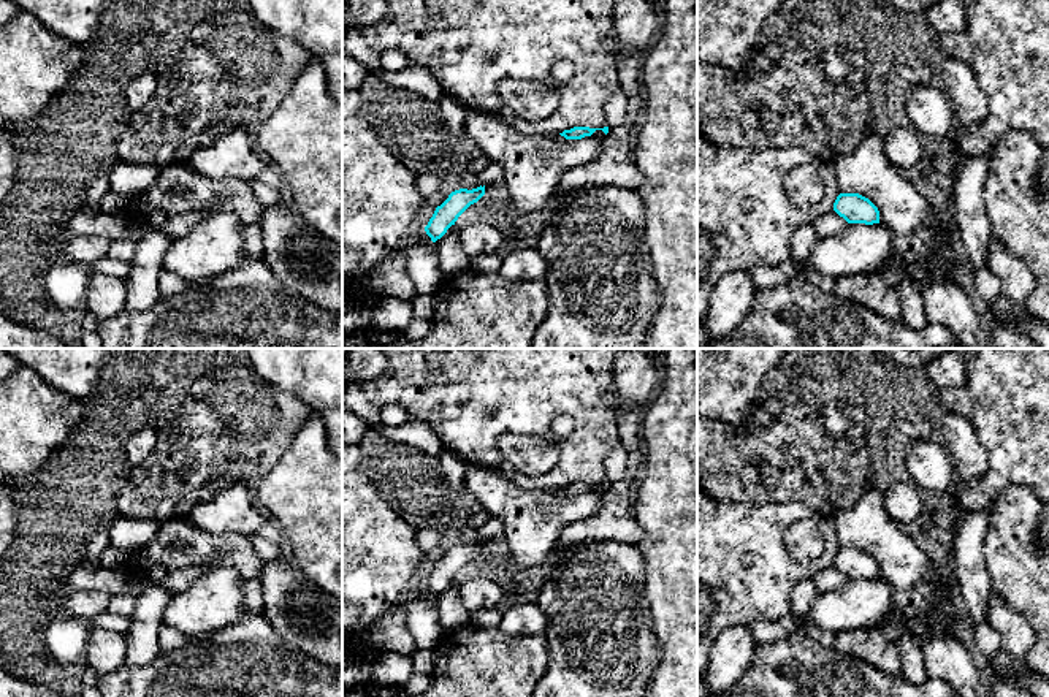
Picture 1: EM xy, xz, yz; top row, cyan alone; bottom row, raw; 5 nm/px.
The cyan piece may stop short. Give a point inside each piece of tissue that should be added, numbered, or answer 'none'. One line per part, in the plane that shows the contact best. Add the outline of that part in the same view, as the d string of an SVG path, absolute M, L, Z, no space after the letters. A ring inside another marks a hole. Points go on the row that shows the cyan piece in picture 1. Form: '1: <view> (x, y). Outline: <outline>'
none

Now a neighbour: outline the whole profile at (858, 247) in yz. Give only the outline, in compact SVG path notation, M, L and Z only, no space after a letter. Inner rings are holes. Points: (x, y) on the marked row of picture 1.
M848 223L840 233L818 239L808 266L818 276L849 277L881 271L900 250L881 223Z

